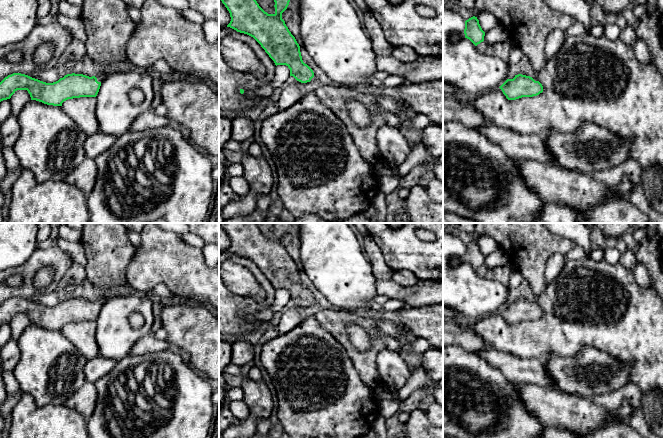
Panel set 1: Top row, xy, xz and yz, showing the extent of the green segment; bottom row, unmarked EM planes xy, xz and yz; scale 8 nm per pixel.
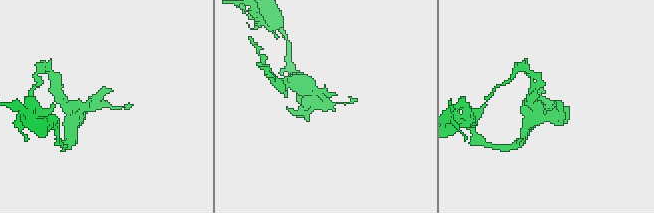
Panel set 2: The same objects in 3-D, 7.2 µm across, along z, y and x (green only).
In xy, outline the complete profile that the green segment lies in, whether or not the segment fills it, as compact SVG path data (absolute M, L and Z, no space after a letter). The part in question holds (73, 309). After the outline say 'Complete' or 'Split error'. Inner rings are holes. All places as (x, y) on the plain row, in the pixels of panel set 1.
M84 223L81 243L85 250L86 275L103 293L104 298L86 300L67 298L53 307L46 307L21 297L8 299L0 306L0 326L10 323L17 314L27 314L31 324L62 330L68 323L96 321L101 307L111 297L109 289L127 283L126 270L135 256L136 246L121 223Z. Split error

